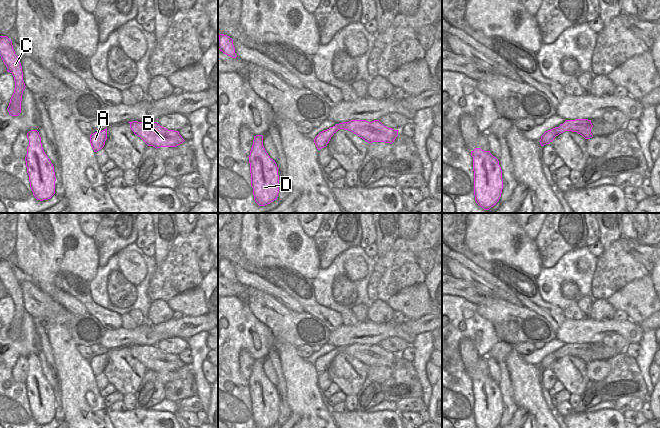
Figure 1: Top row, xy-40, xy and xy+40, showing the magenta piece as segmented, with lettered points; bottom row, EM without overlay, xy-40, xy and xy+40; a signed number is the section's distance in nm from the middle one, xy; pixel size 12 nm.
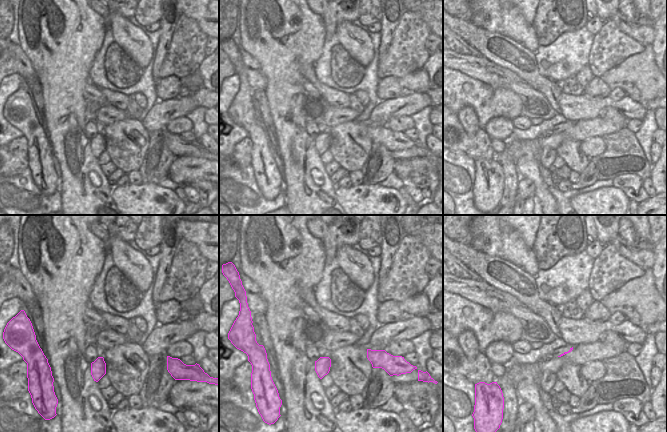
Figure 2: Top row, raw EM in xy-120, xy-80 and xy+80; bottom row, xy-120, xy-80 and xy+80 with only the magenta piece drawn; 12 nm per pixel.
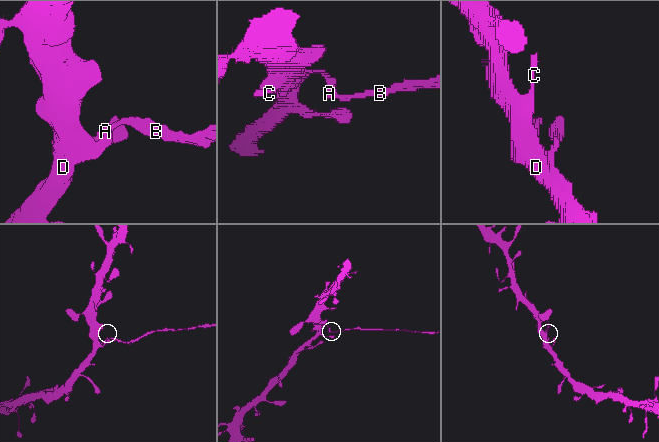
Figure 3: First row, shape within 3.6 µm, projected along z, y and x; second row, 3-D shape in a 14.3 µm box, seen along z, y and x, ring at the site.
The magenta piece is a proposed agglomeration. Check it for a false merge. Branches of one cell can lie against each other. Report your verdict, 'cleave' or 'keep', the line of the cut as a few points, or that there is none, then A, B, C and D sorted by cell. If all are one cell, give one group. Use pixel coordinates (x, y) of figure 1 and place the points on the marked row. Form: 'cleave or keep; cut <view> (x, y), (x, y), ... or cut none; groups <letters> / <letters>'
cleave; cut xy+40 (557, 127), (558, 134); groups A C D / B

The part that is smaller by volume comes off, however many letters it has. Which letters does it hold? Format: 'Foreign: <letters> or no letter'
Foreign: B

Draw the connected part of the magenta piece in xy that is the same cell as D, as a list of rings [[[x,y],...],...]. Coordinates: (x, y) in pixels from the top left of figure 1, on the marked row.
[[[262,135],[254,136],[248,157],[254,200],[259,206],[270,204],[278,197],[279,175],[276,162],[270,158],[263,146]]]

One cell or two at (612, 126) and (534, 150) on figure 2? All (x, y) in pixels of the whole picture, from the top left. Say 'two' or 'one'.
one

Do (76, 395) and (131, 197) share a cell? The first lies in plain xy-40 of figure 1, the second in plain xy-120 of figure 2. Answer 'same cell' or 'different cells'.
different cells

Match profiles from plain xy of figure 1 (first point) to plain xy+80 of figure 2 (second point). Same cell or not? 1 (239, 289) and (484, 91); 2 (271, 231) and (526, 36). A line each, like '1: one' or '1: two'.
1: two
2: one

